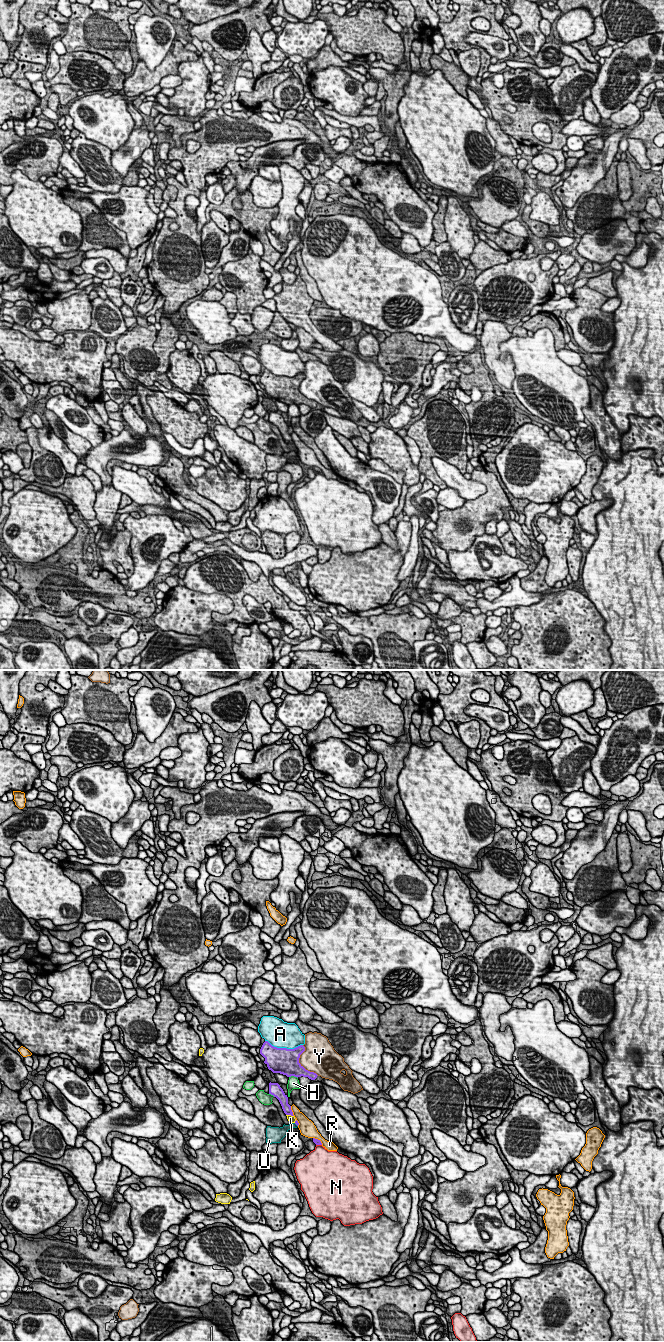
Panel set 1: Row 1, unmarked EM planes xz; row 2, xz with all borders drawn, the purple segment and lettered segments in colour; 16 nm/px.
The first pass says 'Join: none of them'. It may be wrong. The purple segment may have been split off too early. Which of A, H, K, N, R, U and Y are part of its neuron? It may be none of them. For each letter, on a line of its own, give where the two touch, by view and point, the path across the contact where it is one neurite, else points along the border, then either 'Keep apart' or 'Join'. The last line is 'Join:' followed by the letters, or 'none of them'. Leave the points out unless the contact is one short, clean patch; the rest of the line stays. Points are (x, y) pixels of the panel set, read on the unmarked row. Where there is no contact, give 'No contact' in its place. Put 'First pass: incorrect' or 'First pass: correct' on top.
First pass: correct
A: Touches purple at xz (284, 376). Keep apart
H: Touches purple at xz (293, 403). Keep apart
K: Touches purple at xz (290, 442). Keep apart
N: Touches purple at xz (319, 472). Keep apart
R: Touches purple at xz (291, 439). Keep apart
U: Touches purple at xz (296, 452). Boundary: xz (294, 451), (297, 454). Keep apart
Y: Touches purple at xz (299, 391). Keep apart
Join: none of them

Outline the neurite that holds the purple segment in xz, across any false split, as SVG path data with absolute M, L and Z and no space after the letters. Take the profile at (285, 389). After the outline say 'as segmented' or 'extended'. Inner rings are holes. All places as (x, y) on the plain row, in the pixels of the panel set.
M265 369L260 377L260 382L265 386L264 391L273 401L280 401L287 405L308 405L311 408L317 406L317 402L306 398L300 391L300 383L305 375L300 373L294 377L277 376Z; as segmented

